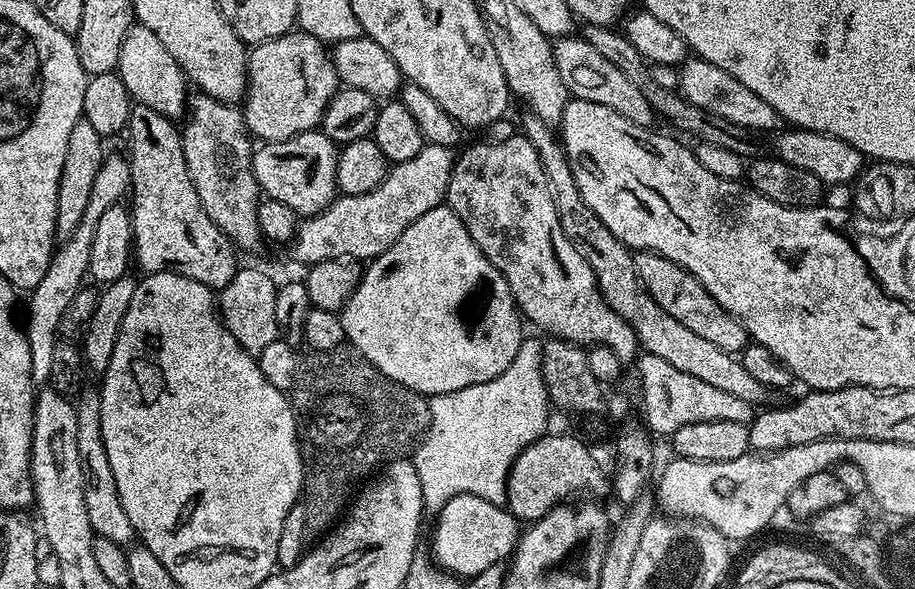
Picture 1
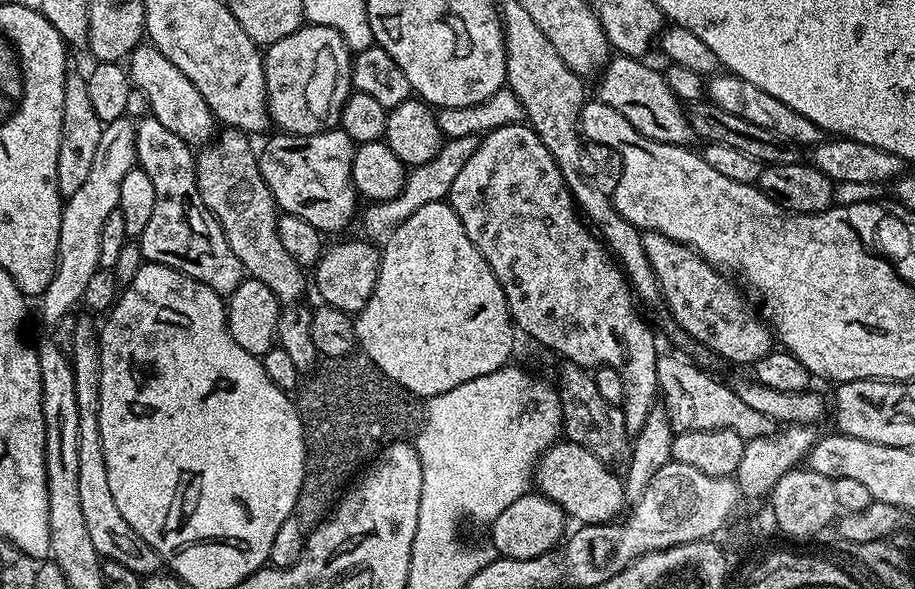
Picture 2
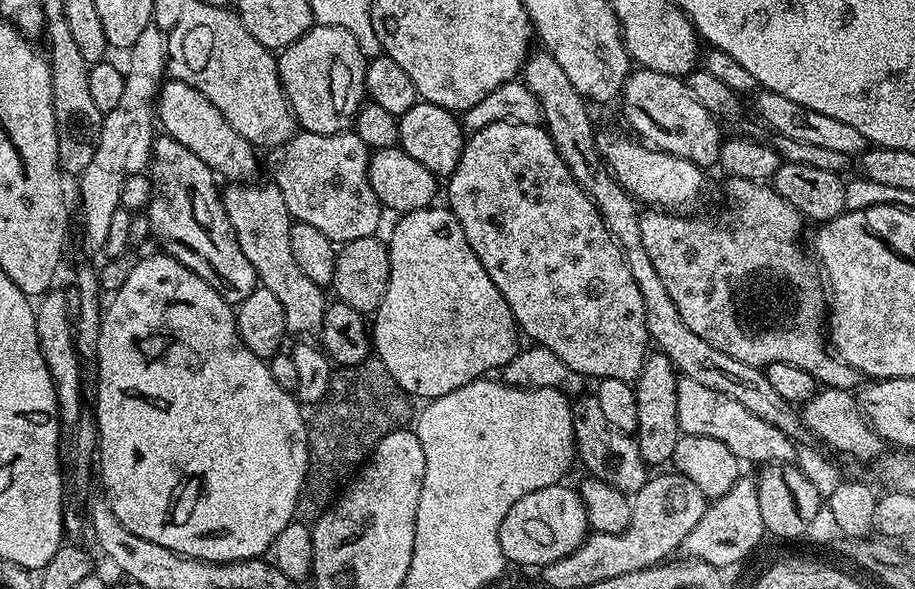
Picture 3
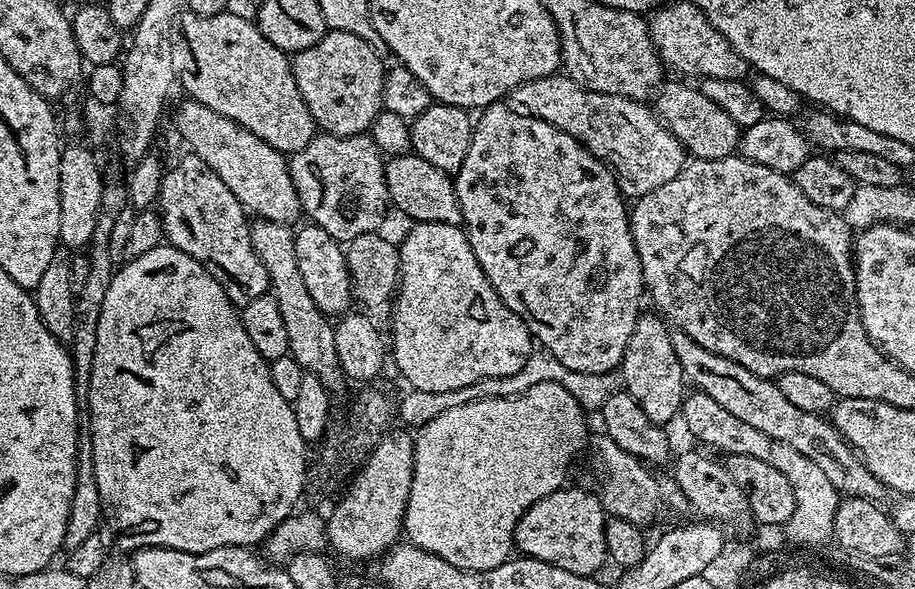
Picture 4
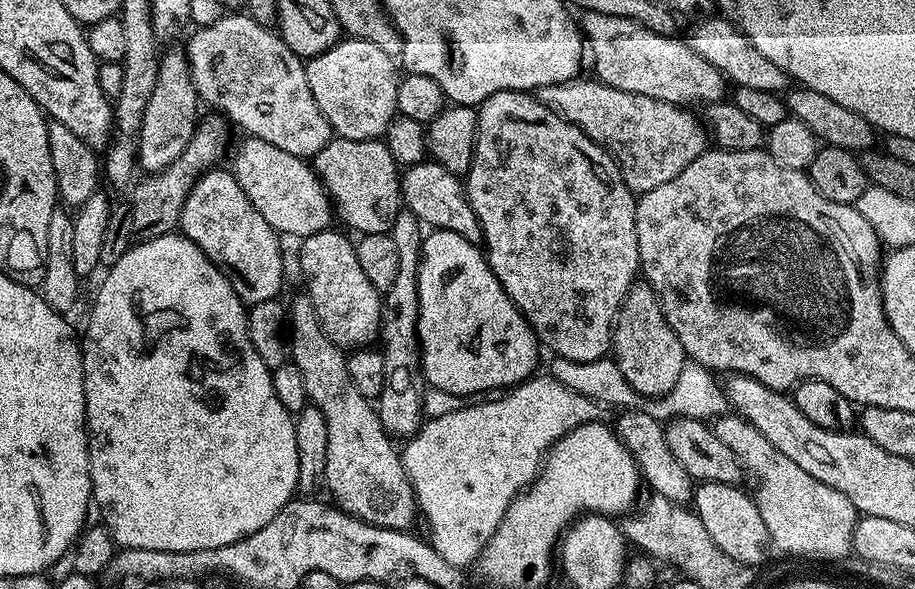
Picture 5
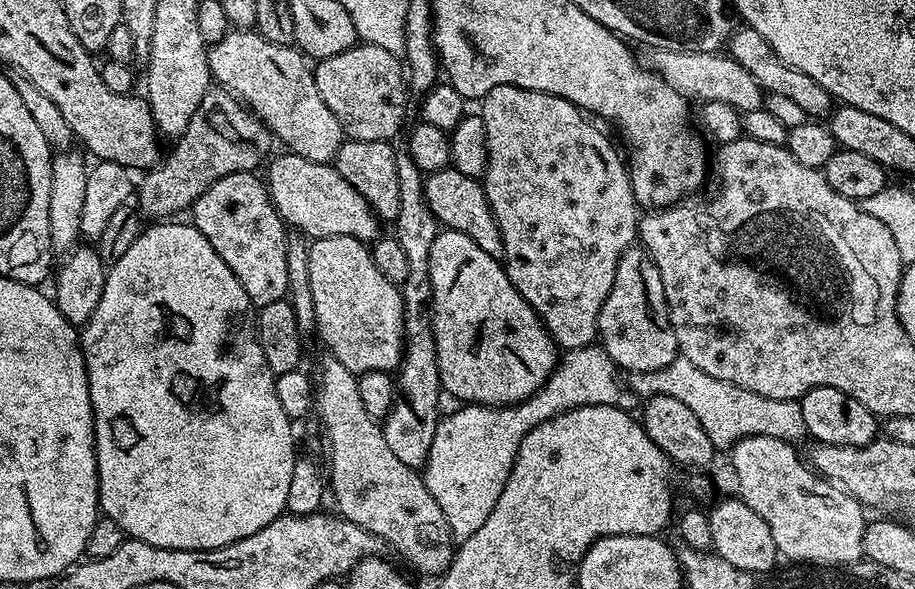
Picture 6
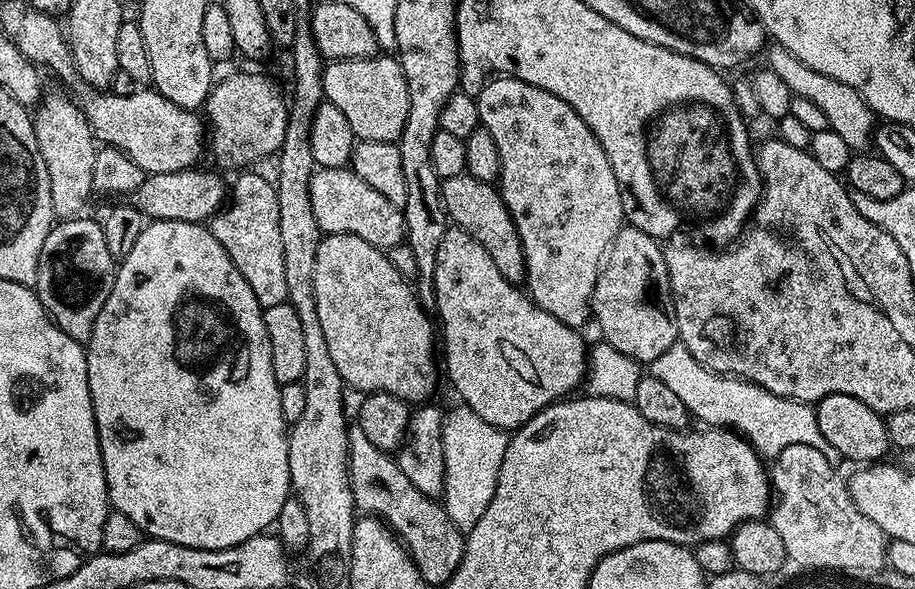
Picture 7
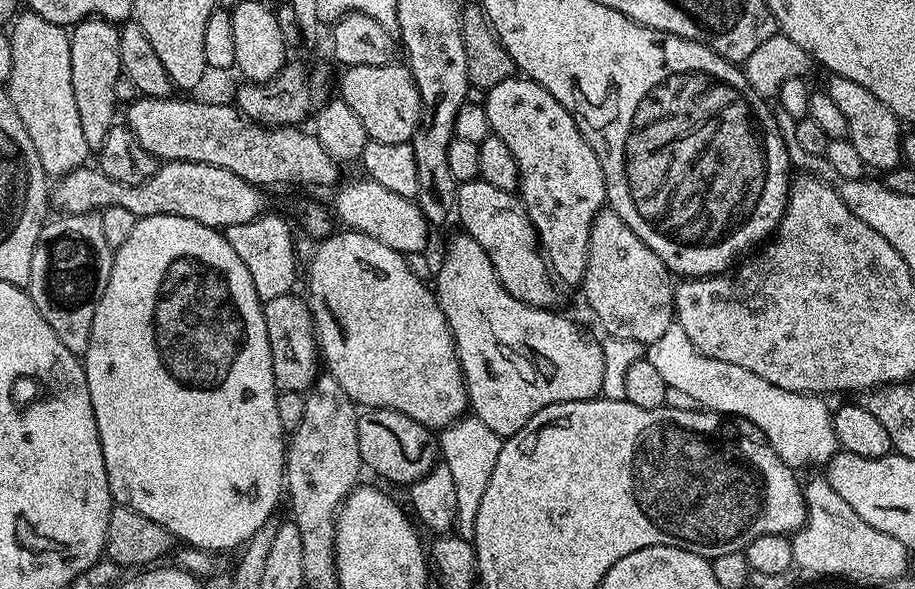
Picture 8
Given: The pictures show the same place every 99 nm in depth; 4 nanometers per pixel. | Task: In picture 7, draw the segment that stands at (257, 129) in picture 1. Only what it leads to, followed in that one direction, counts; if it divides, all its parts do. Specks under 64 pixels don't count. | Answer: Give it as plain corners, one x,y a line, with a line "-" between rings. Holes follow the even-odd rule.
377,54
370,58
357,60
333,60
324,66
324,99
329,104
338,106
346,122
350,122
350,130
357,141
396,142
402,134
402,126
406,126
406,114
410,110
410,94
406,90
406,74
400,61
392,54

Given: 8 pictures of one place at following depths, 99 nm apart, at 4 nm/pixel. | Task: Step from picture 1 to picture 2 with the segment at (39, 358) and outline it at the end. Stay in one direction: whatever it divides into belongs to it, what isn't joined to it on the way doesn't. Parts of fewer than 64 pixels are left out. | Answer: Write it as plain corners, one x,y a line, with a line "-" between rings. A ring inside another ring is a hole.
125,118
103,125
98,151
95,152
86,182
62,204
56,273
54,278
50,278
50,286
46,286
43,296
38,300
40,316
48,326
55,326
60,318
74,312
75,304
79,305
84,299
90,277
101,271
98,245
102,239
102,226
106,226
106,218
110,218
110,214
117,211
122,178
134,167
137,167
135,123

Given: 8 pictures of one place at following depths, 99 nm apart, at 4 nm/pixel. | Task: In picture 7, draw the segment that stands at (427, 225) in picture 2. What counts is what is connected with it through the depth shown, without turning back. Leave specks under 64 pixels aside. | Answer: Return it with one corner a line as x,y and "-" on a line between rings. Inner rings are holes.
449,227
447,234
442,238
442,246
438,246
438,262
434,270
432,287
434,289
434,305
436,304
436,312
440,315
438,328
442,333
442,364
443,367
444,364
448,367
448,380
456,387
457,394
464,399
461,401
467,408
474,410
474,414
478,414
478,418
490,422
490,426
505,430
521,428
526,422
530,422
530,418
535,416
537,412
547,408
549,404
555,404
565,399
569,394
575,393
572,391
579,384
581,387
585,383
588,371
589,349
586,344
584,348
584,340
580,337
581,333
575,328
558,322
558,318
546,314
546,310
539,308
532,301
531,296
525,294
517,285
512,284
506,278
502,278
502,273
498,271
498,266
494,266
494,258
490,258
490,254
486,254
486,250
482,250
482,246
478,246
478,242
474,242
474,238
470,238
470,234
466,234
458,227

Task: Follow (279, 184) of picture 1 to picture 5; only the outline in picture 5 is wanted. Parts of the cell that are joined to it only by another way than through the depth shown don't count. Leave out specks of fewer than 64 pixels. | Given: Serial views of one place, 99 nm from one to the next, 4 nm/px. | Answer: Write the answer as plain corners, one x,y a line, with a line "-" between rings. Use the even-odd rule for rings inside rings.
334,138
314,157
314,167
316,176
324,183
324,190
334,205
335,215
339,219
341,216
356,234
391,233
392,224
402,211
402,172
383,139

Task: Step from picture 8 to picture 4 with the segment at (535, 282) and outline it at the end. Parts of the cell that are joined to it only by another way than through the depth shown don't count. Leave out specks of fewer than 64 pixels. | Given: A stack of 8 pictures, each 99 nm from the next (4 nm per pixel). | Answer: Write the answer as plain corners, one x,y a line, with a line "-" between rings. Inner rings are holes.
415,154
391,157
385,163
384,177
391,207
395,211
397,208
402,215
409,216
409,221
421,224
442,222
443,224
459,225
461,223
453,177
447,172
438,170
438,166
430,166
430,162
426,162
426,158

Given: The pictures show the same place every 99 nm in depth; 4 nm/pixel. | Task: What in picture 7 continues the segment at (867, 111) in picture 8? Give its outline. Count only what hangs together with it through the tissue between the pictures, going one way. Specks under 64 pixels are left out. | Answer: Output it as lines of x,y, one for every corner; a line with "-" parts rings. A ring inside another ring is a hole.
769,43
766,48
767,52
767,67
772,68
774,74
782,78
782,82
786,82
793,96
801,96
807,98
809,102
814,102
814,106
818,106
818,110
826,114
826,122
832,132
839,134
846,141
846,146
852,148
853,153
859,154
873,143
873,133
878,120
870,110
868,103
862,98
862,94
854,90
854,86
846,86
846,82
838,82
838,78
826,78
826,74
818,74
818,70
810,70
806,62
794,58
794,54
787,52
778,43

